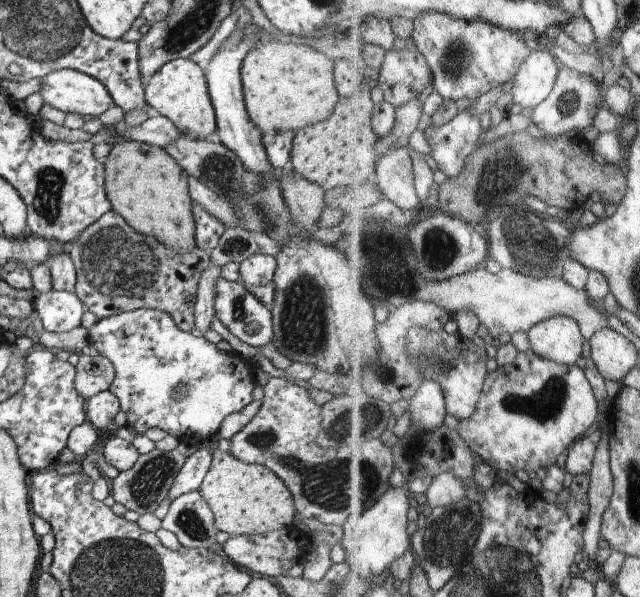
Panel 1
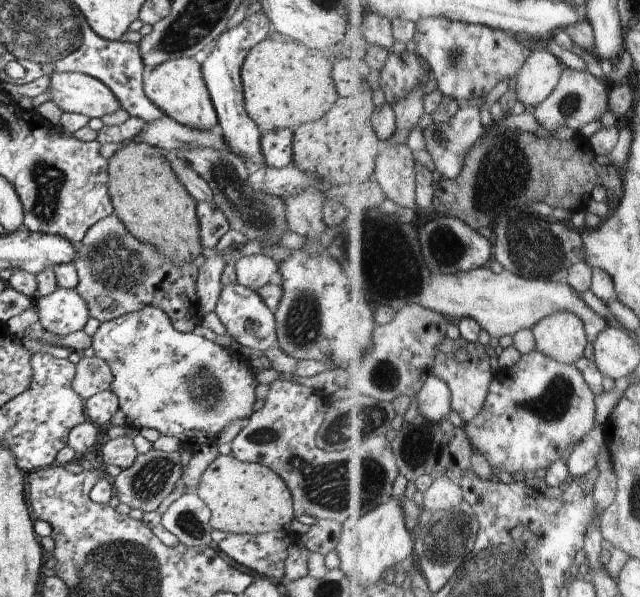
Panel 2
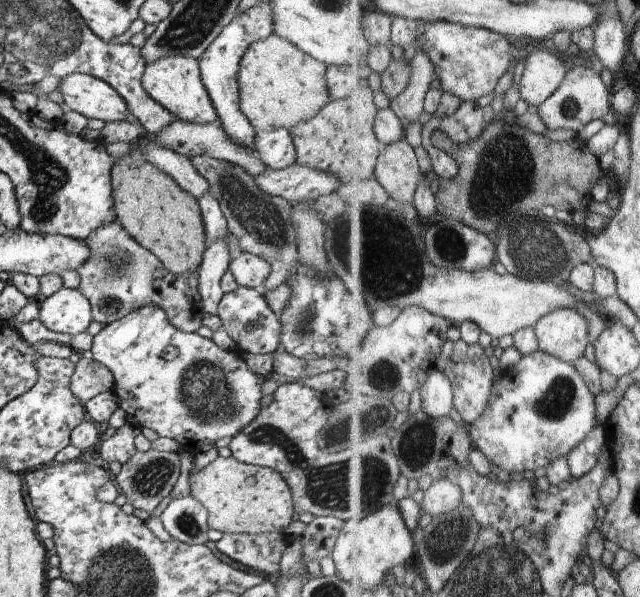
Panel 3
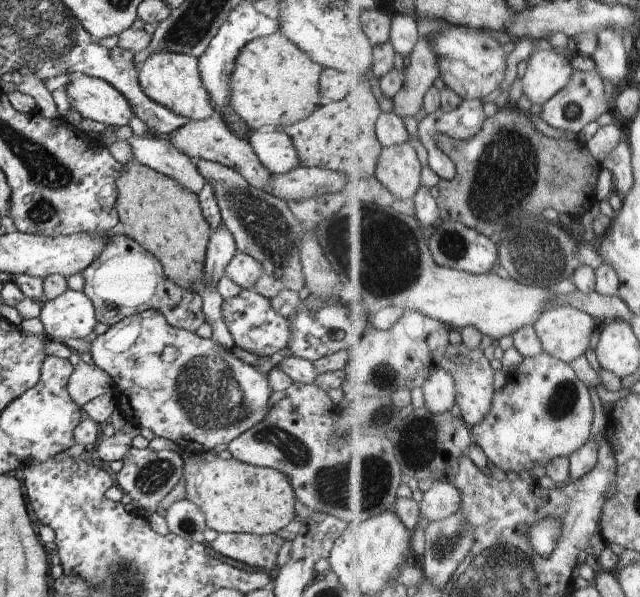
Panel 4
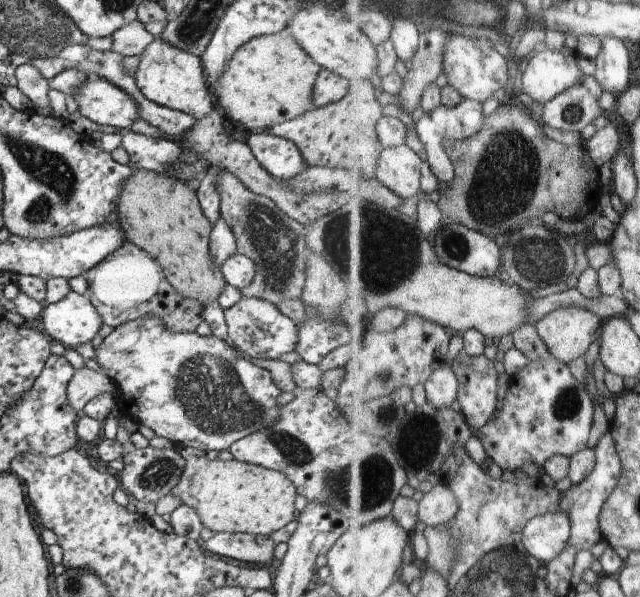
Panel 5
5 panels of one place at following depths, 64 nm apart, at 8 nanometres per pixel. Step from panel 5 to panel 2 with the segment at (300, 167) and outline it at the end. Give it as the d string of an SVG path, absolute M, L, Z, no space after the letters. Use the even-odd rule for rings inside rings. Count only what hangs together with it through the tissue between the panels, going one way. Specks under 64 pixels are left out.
M284 129L261 133L260 144L268 167L281 169L293 164L293 131Z

